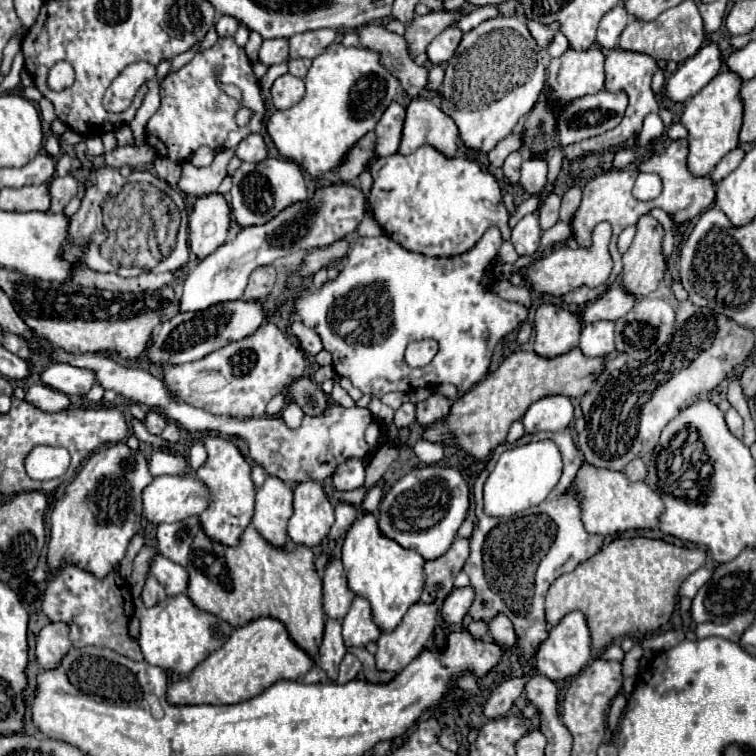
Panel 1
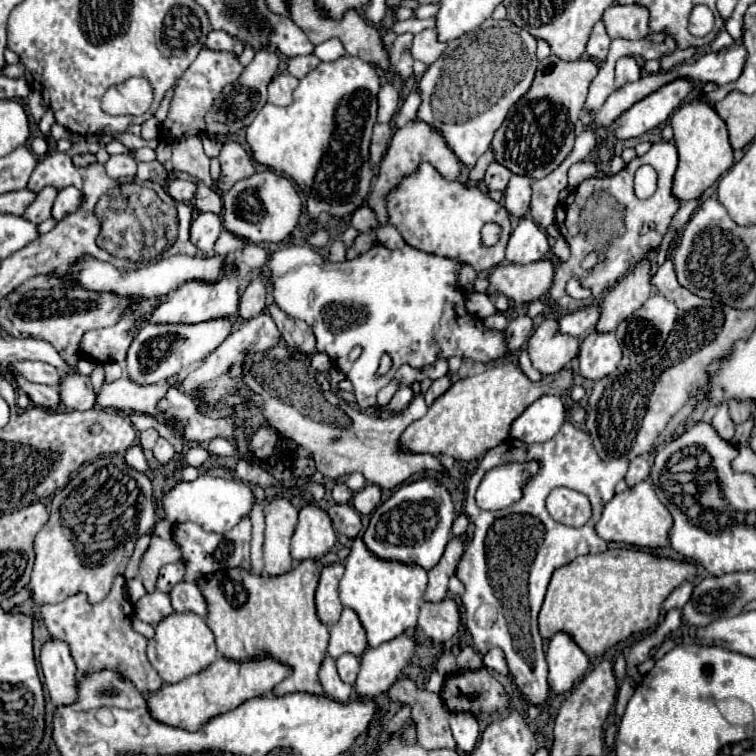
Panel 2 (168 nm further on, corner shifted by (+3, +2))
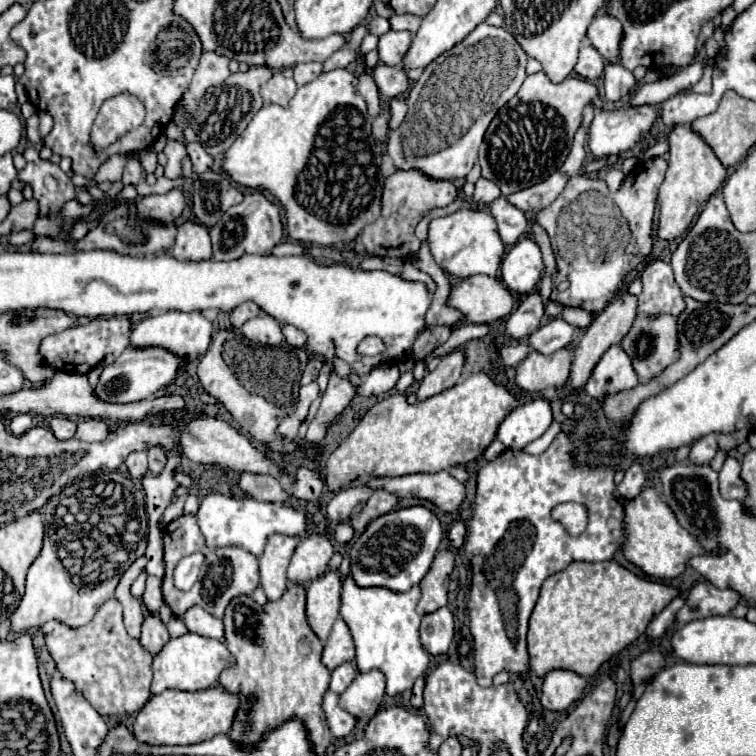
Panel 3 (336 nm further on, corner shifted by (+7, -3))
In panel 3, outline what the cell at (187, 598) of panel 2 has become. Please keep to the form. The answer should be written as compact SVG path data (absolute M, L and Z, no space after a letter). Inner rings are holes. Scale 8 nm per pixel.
M192 605L192 609L188 609L188 613L184 613L182 619L184 619L188 631L194 631L194 633L224 641L222 619L212 617L206 609L200 609L200 605Z

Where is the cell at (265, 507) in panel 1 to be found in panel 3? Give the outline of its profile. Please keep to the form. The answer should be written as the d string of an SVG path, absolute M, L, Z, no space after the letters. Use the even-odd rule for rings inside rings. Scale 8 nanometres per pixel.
M274 533L272 537L268 537L268 545L264 553L258 557L260 583L270 601L278 599L288 587L286 569L298 541L300 541L298 537L284 537L284 533Z

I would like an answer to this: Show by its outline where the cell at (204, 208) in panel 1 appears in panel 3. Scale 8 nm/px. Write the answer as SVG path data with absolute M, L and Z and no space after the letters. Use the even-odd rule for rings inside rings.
M186 221L178 227L172 255L180 261L202 261L212 257L208 227L196 221Z

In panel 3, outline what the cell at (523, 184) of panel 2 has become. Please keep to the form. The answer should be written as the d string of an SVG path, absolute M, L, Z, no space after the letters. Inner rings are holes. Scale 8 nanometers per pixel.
M500 195L492 205L490 205L490 213L494 215L496 223L498 223L498 233L500 239L506 245L516 243L528 227L528 219L524 215L524 211L516 209L516 205L512 205L504 195Z

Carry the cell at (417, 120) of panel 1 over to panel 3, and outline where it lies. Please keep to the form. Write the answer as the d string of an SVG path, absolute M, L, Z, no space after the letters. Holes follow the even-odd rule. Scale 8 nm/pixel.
M394 169L384 183L380 217L372 225L366 225L362 231L360 241L364 249L372 255L382 255L382 257L400 257L400 259L412 257L420 249L420 241L414 235L414 227L418 225L422 215L428 213L430 209L452 203L456 195L458 193L452 181L436 181L434 177L420 173L420 169L408 169L408 171Z

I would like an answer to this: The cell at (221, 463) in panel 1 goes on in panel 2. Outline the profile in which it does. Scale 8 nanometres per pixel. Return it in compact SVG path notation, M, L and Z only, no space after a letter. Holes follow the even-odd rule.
M242 520L236 528L232 528L232 532L224 532L224 534L204 532L193 522L176 524L172 528L172 540L182 550L182 562L186 568L186 574L182 580L196 584L202 580L210 580L220 570L230 570L230 568L250 570L250 532L252 532L250 520Z

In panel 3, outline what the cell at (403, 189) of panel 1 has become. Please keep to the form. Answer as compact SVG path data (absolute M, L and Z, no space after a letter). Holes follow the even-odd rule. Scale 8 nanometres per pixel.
M462 207L452 215L436 217L428 225L428 245L436 263L452 277L472 277L478 273L498 275L498 267L504 255L504 243L500 241L496 219L484 209Z

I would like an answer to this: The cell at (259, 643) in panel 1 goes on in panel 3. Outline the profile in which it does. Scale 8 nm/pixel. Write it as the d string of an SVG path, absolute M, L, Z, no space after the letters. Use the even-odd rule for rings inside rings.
M220 683L212 685L212 689L202 689L196 693L166 689L160 695L152 695L150 701L144 705L144 709L138 713L134 721L134 735L138 737L138 741L150 745L200 743L212 739L214 735L228 733L238 707L240 707L240 697L236 697L234 693L224 693L224 687Z

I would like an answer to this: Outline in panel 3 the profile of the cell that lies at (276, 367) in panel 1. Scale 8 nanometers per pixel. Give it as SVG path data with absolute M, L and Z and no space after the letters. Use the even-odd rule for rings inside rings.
M258 315L252 321L242 325L242 335L260 345L280 345L282 343L282 325L270 315Z

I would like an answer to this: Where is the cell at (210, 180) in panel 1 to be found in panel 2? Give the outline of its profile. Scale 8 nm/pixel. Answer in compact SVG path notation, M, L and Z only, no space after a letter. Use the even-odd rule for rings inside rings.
M174 178L174 180L168 182L166 192L168 192L174 200L178 200L178 202L186 202L186 200L192 200L192 198L194 198L194 194L196 194L196 186L194 186L192 182Z

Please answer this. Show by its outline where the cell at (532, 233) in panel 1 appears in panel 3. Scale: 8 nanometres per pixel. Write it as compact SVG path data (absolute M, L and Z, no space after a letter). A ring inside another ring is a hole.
M522 237L520 241L516 241L516 245L512 245L506 253L500 271L504 283L514 293L530 293L540 281L540 275L544 273L542 251L538 243L530 237Z

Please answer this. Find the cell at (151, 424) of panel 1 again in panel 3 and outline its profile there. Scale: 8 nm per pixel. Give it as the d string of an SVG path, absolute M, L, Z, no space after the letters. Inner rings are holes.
M140 449L140 453L130 453L126 459L126 467L134 479L140 479L148 471L148 457L146 449Z

